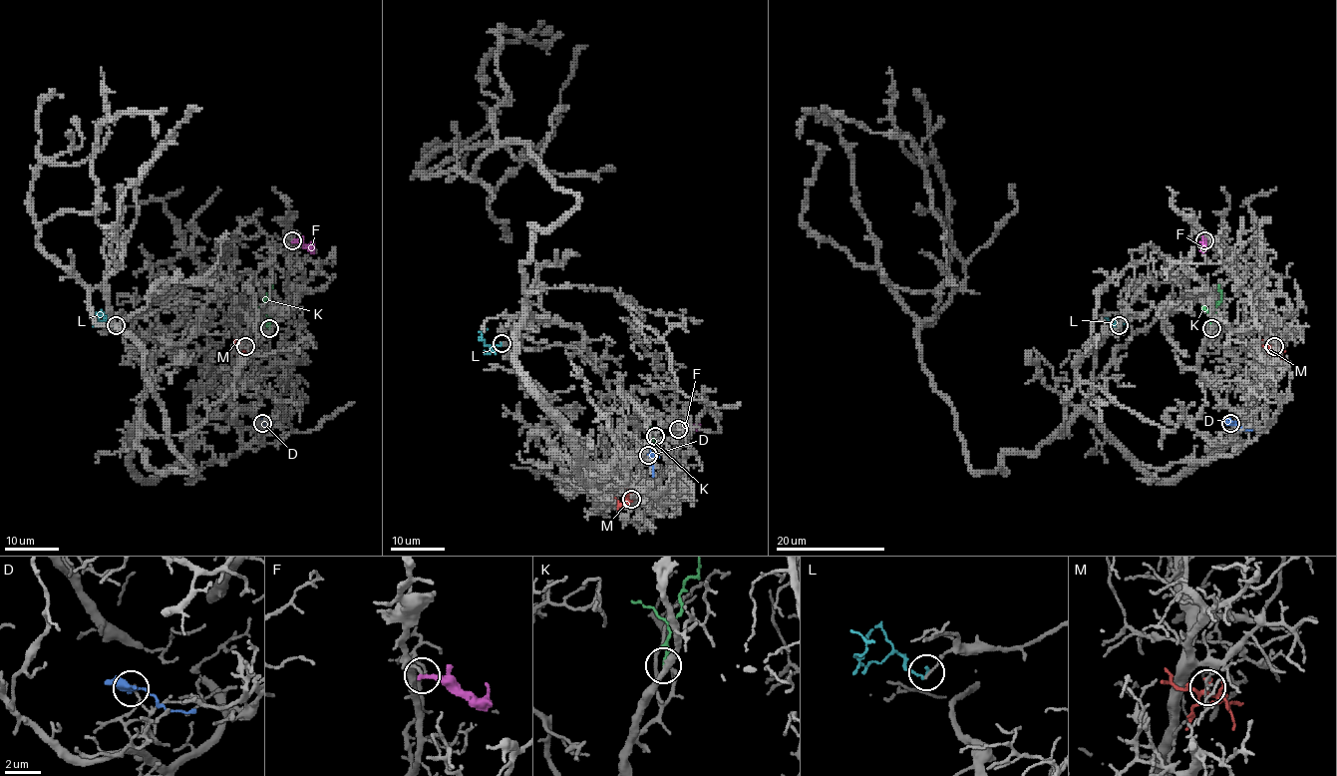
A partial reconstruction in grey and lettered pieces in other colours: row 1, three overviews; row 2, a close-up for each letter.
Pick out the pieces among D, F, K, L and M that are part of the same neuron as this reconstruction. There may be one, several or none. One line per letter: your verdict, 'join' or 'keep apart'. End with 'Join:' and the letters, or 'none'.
D: keep apart
F: keep apart
K: join
L: keep apart
M: keep apart
Join: K

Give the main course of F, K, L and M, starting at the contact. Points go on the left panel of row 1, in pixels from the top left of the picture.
F: (292, 241), (302, 241), (308, 247), (311, 242)
K: (269, 328), (265, 299), (272, 286)
L: (116, 325), (107, 320), (98, 323), (92, 312)
M: (244, 346), (235, 350), (237, 359)

